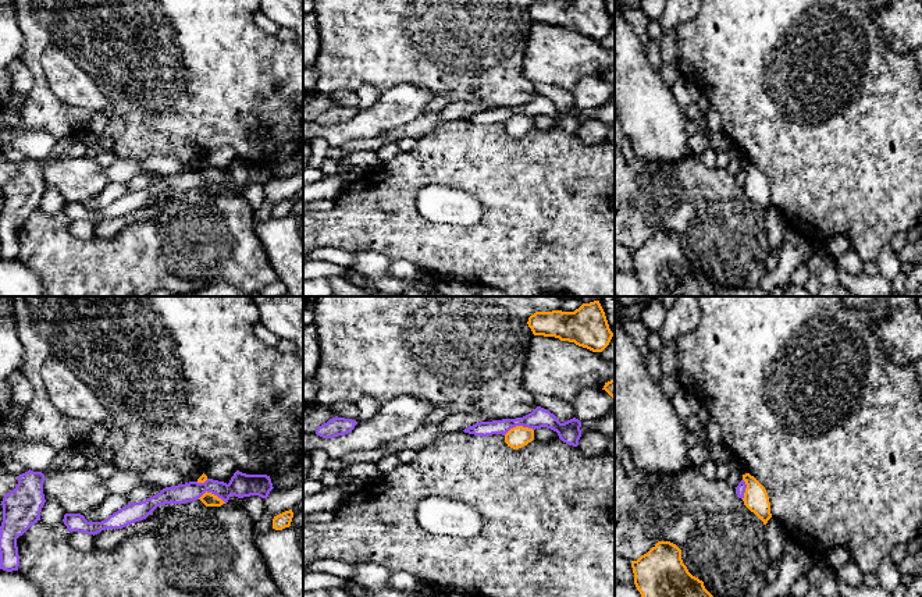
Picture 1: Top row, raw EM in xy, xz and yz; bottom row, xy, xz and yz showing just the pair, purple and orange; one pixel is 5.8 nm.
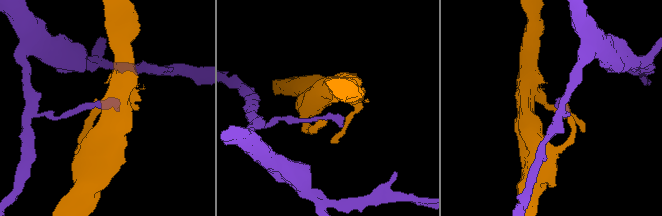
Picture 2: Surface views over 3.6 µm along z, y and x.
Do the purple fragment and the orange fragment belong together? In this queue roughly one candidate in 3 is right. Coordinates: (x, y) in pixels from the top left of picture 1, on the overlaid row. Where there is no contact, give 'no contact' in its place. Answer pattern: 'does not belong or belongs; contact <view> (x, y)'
does not belong; contact xz (518, 425)

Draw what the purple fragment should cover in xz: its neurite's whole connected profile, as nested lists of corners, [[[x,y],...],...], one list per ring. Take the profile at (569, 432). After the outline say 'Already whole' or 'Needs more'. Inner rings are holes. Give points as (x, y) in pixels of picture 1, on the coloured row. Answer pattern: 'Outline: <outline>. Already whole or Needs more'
Outline: [[[537,406],[531,413],[516,417],[516,419],[502,419],[502,420],[492,420],[492,422],[480,422],[467,429],[464,433],[474,434],[474,436],[492,436],[492,434],[502,434],[505,436],[510,429],[516,426],[523,426],[528,429],[541,429],[547,427],[558,433],[559,438],[573,447],[579,445],[579,440],[581,437],[581,422],[576,417],[560,423],[553,413],[549,411]]]. Already whole

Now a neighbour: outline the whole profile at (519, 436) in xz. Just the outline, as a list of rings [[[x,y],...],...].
[[[516,426],[505,434],[505,443],[513,449],[519,449],[534,440],[534,430]]]

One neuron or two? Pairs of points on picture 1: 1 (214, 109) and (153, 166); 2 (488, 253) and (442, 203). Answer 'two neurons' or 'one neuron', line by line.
1: two neurons
2: two neurons

